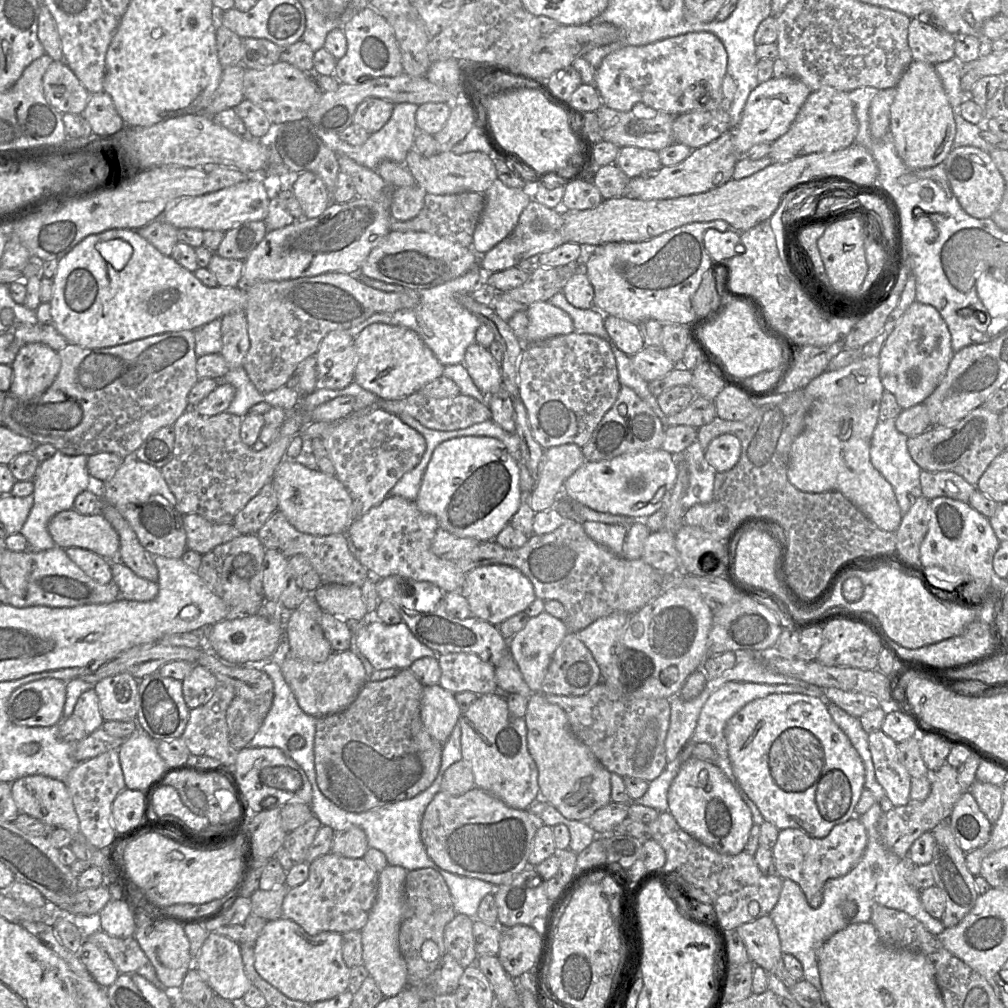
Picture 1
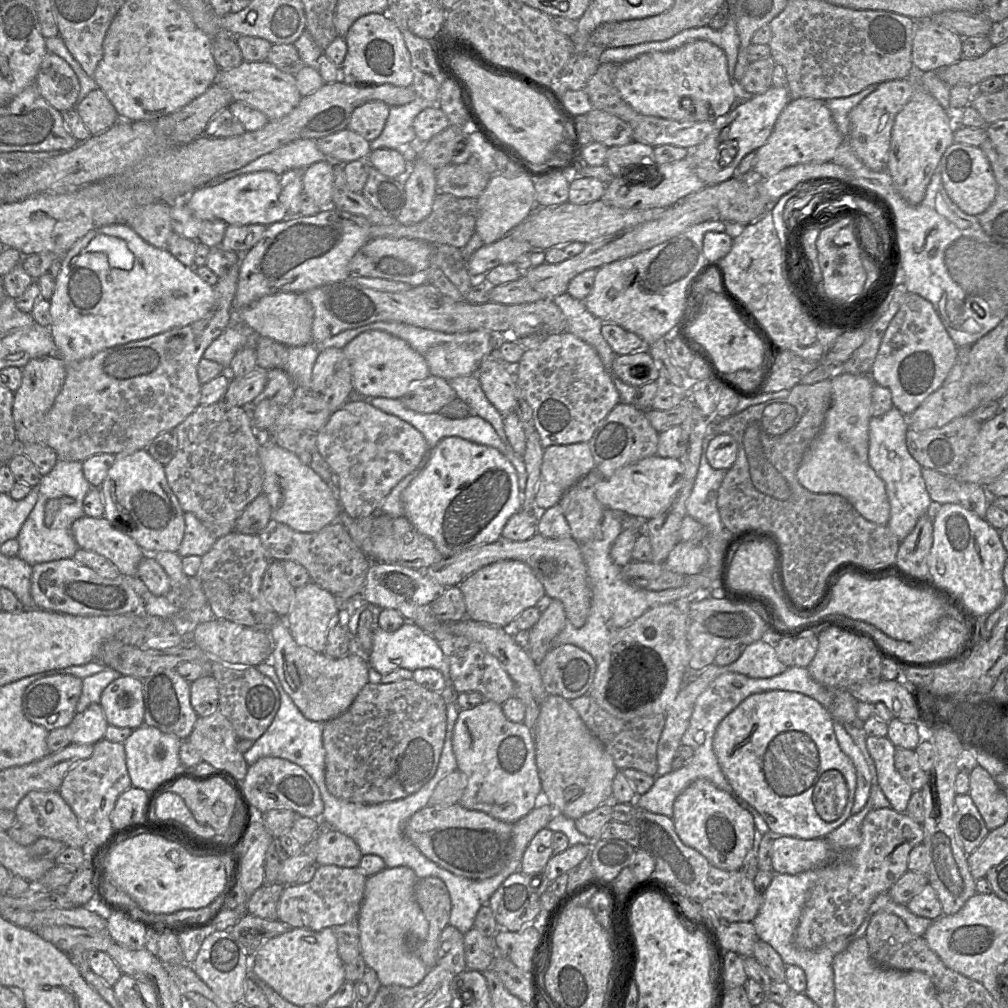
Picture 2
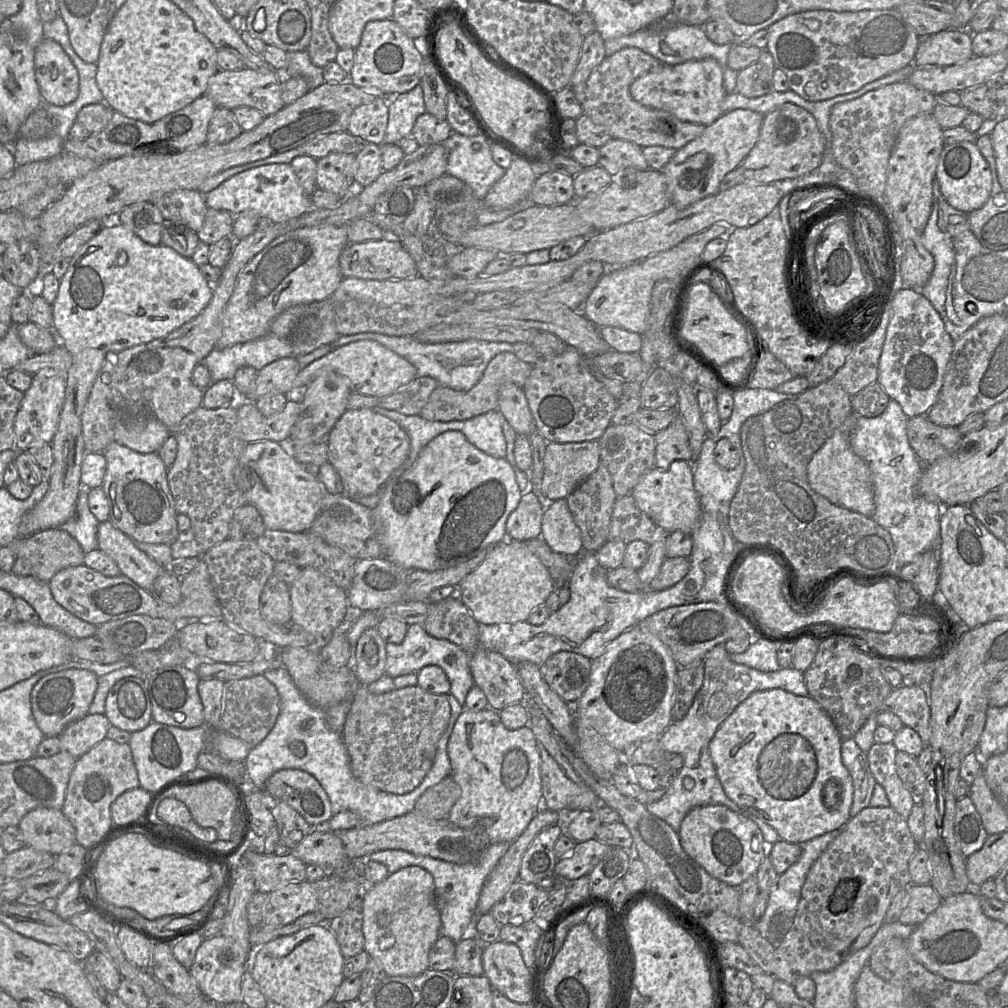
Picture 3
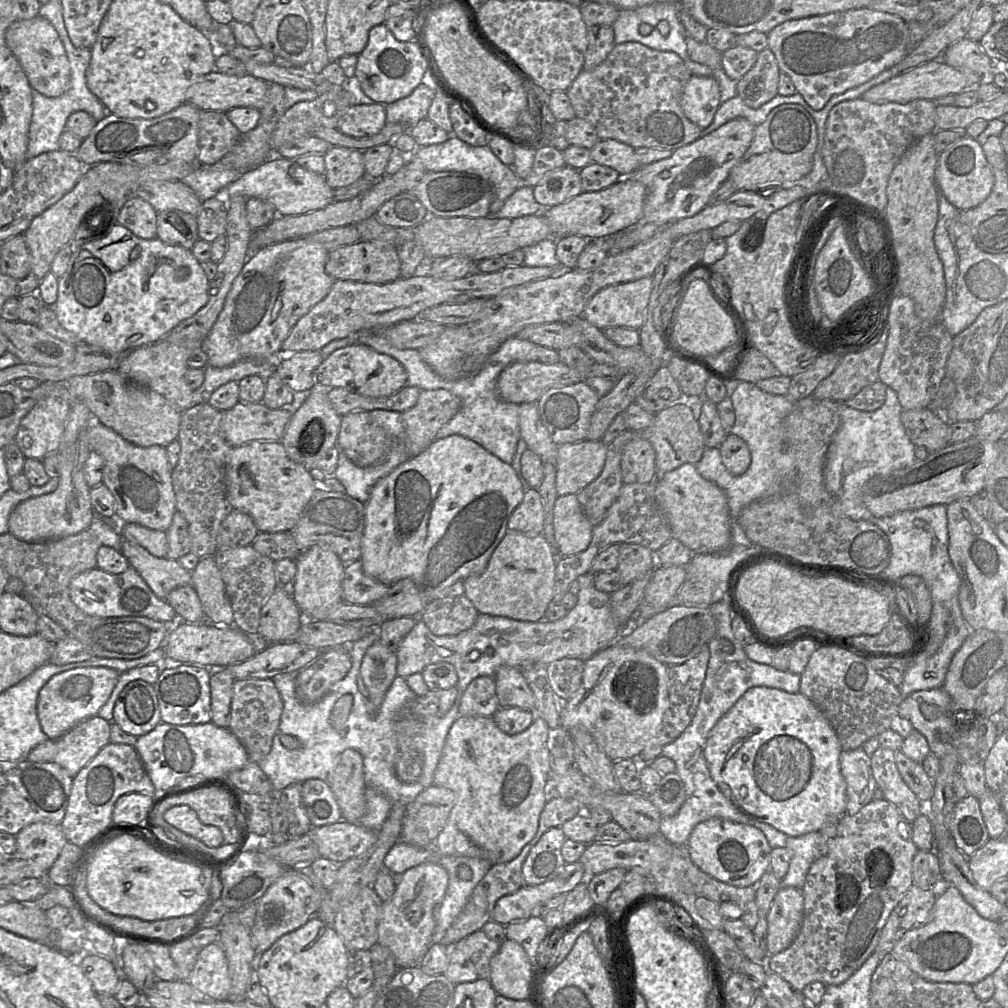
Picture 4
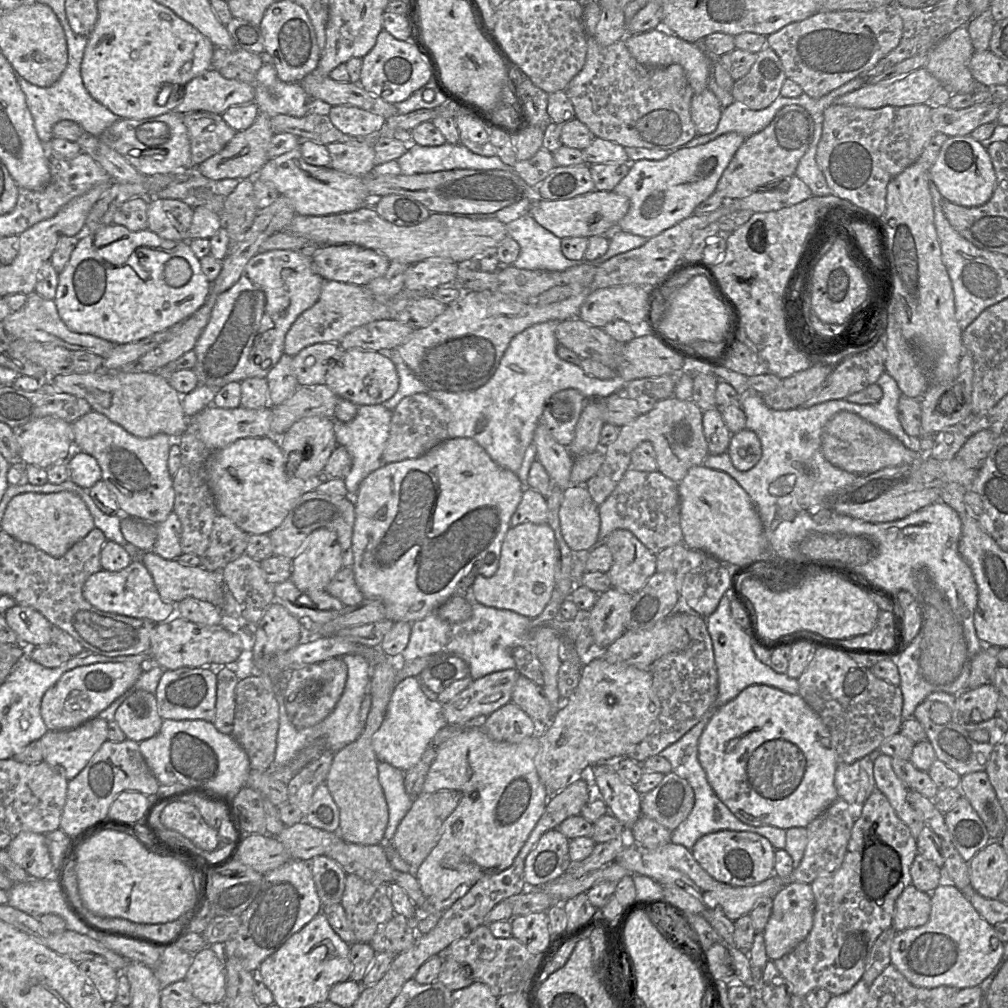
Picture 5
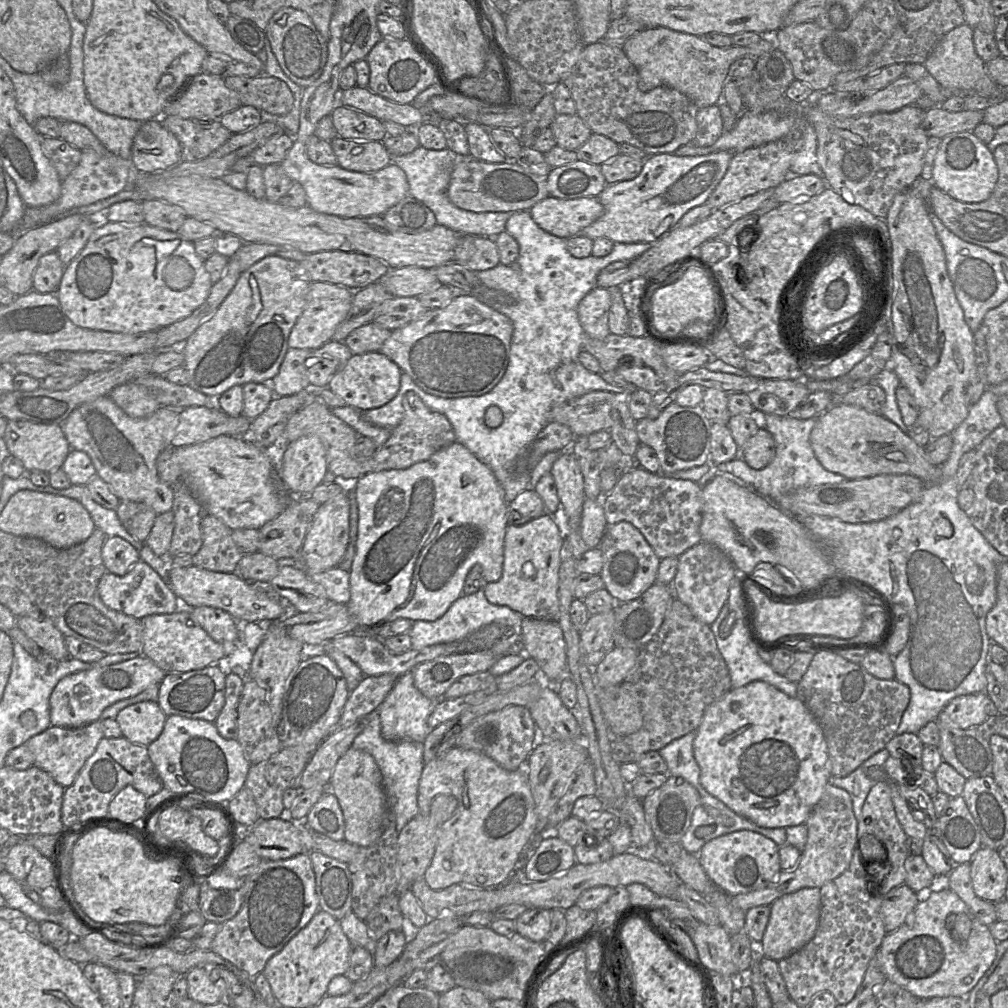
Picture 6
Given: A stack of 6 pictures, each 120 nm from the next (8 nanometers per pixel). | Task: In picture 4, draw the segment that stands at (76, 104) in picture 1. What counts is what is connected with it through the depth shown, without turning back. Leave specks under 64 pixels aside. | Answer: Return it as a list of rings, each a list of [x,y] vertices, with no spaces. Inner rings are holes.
[[[37,15],[13,22],[6,30],[5,41],[33,89],[49,98],[60,97],[67,91],[71,66],[59,34],[47,19]]]

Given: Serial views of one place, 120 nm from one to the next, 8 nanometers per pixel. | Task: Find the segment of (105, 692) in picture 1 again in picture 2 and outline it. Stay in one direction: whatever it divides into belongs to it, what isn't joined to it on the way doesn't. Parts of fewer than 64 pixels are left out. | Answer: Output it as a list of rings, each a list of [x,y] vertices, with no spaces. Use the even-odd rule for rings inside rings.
[[[120,676],[103,690],[100,705],[109,725],[131,729],[141,727],[144,725],[142,680]]]

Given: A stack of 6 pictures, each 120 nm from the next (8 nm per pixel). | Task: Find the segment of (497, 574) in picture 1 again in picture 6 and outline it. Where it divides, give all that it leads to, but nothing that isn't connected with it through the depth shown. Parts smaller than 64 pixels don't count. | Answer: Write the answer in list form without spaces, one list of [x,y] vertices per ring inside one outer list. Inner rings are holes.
[[[544,513],[523,525],[508,525],[504,538],[504,559],[502,574],[498,581],[485,583],[483,590],[486,599],[491,604],[507,606],[517,612],[522,618],[555,619],[559,612],[558,582],[561,563],[561,549],[564,540],[562,520]]]

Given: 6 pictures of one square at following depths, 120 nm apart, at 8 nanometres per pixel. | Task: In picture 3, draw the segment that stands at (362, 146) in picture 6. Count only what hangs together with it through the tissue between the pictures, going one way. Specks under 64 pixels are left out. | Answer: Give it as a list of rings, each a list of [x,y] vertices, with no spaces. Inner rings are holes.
[[[332,152],[317,160],[316,189],[347,197],[355,189],[356,154]]]

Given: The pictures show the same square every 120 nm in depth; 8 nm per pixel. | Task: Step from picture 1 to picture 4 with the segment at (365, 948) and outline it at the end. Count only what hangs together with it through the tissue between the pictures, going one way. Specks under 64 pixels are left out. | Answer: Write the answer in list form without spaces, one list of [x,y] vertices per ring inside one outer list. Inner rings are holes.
[[[422,863],[401,874],[392,897],[383,902],[377,926],[377,943],[391,950],[398,969],[419,965],[430,946],[436,927],[435,908],[441,904],[448,882],[448,873],[443,867]]]

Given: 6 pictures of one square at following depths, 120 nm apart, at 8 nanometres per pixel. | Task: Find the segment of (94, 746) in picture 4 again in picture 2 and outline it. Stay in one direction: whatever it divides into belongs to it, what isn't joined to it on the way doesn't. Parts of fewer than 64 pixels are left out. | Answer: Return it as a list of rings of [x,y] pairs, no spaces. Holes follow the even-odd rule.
[[[93,703],[83,712],[76,713],[67,726],[71,730],[71,744],[96,744],[105,739],[108,726],[100,703]]]

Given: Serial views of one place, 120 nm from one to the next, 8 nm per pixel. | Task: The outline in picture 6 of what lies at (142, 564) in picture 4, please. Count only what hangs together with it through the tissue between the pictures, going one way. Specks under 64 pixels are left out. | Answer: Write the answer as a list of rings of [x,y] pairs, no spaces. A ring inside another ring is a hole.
[[[174,567],[169,570],[167,584],[173,593],[185,601],[190,608],[209,606],[222,609],[229,613],[236,621],[253,622],[259,624],[274,623],[285,614],[284,607],[268,595],[256,588],[237,573],[221,573],[199,568]]]

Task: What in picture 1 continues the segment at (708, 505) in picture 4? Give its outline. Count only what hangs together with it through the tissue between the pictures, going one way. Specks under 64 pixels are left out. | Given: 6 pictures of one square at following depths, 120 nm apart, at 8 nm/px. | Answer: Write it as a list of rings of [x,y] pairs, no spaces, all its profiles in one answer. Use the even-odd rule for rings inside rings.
[[[663,450],[625,453],[610,460],[584,462],[563,485],[563,495],[598,512],[627,516],[643,520],[663,508],[663,499],[671,493],[677,478],[676,456]]]

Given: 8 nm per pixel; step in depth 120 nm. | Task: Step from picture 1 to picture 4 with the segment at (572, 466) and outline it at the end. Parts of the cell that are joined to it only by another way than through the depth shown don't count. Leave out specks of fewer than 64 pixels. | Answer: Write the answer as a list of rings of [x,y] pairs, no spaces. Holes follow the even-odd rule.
[[[588,440],[558,445],[556,490],[559,496],[577,494],[602,472],[607,445],[602,440]]]

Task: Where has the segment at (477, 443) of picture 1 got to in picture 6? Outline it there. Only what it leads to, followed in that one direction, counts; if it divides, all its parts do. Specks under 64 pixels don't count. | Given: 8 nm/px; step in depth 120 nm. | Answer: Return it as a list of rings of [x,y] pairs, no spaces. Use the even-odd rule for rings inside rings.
[[[454,442],[451,445],[433,454],[429,459],[416,463],[407,469],[386,470],[366,474],[353,484],[358,508],[358,533],[355,555],[349,570],[350,601],[347,604],[358,629],[354,632],[364,633],[366,629],[376,629],[382,623],[396,619],[416,621],[435,621],[442,617],[451,604],[463,595],[463,586],[467,574],[475,565],[482,567],[482,576],[485,583],[496,582],[502,574],[504,559],[504,538],[508,526],[508,506],[504,489],[497,481],[491,469],[481,462],[464,445]]]

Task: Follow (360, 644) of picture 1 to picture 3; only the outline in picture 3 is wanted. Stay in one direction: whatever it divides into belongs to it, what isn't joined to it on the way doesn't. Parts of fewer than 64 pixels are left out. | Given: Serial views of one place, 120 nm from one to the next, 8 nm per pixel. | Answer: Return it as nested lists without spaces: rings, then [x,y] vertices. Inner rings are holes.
[[[419,624],[409,625],[404,640],[400,644],[386,643],[385,674],[391,678],[418,673],[430,665],[439,666],[445,672],[450,682],[450,694],[464,705],[467,693],[474,686],[469,663],[470,655],[458,645],[429,635]]]

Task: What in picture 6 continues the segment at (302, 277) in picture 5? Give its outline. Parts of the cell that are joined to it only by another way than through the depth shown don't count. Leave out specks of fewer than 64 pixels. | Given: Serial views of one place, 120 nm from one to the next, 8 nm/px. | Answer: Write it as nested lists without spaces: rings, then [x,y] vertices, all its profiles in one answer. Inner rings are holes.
[[[267,256],[242,272],[236,285],[215,314],[200,325],[180,346],[184,355],[184,367],[189,374],[188,385],[210,397],[219,397],[235,385],[270,384],[278,374],[289,349],[289,335],[305,309],[311,283],[304,275],[299,262],[280,256]]]

